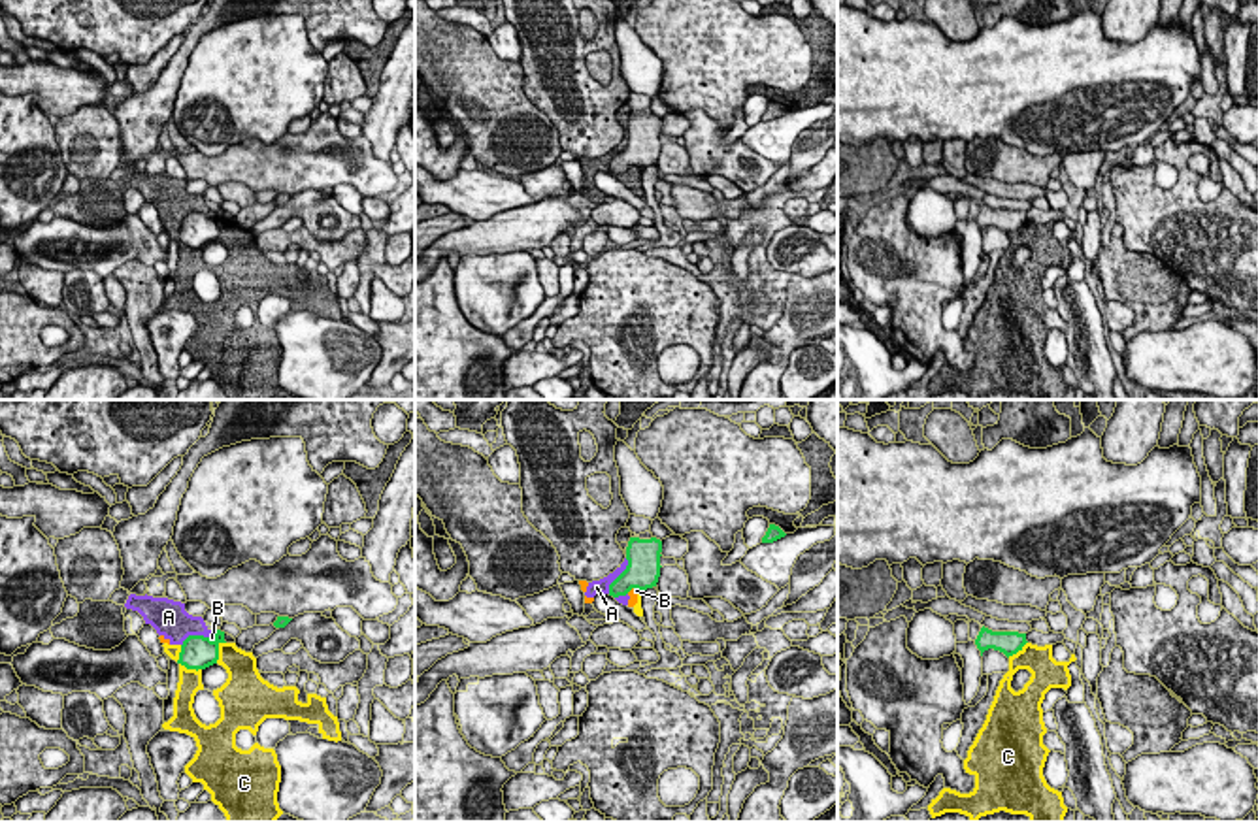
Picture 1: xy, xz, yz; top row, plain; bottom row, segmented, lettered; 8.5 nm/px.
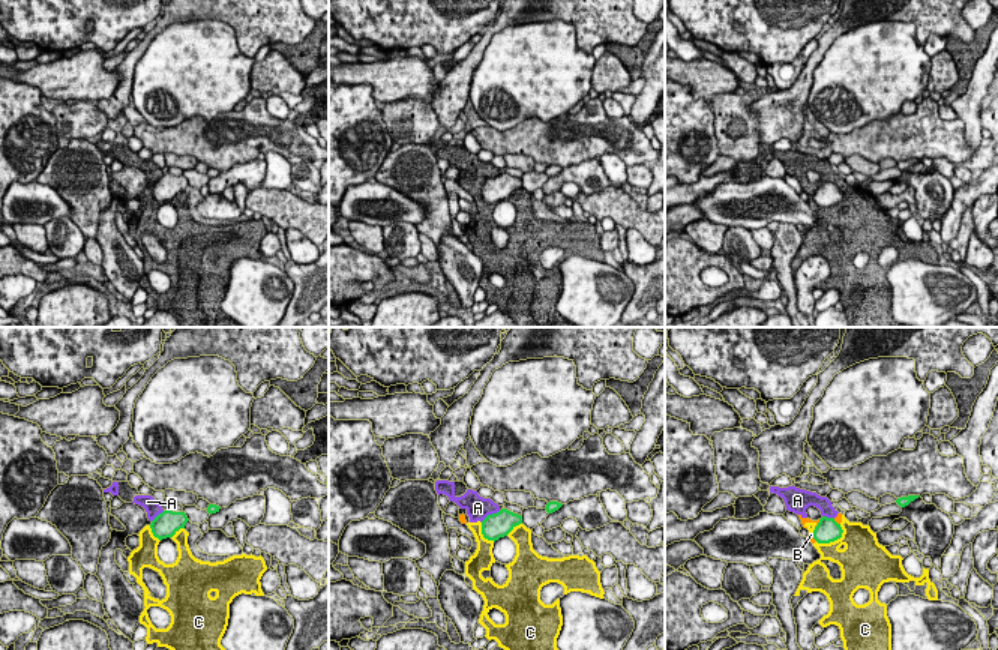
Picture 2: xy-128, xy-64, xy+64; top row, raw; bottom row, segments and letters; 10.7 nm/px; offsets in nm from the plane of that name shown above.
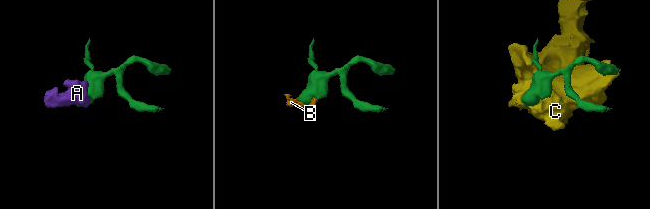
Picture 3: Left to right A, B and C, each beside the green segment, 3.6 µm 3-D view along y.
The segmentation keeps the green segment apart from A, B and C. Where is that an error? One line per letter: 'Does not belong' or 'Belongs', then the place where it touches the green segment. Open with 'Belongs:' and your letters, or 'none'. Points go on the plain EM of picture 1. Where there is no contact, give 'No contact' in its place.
Belongs: none
A: Does not belong. Touches green at xz (619, 153)
B: Does not belong. Touches green at xy (215, 215)
C: Does not belong. Touches green at xy (182, 242)

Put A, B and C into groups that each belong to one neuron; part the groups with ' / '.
A B C

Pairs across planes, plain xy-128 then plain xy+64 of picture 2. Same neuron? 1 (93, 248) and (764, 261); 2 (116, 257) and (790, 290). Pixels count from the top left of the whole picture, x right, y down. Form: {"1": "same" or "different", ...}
{"1": "different", "2": "different"}

